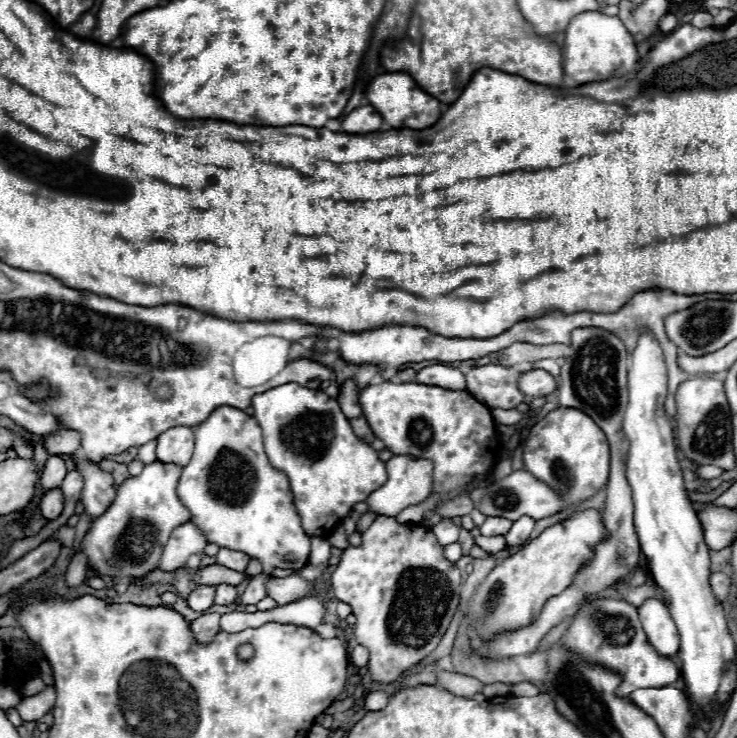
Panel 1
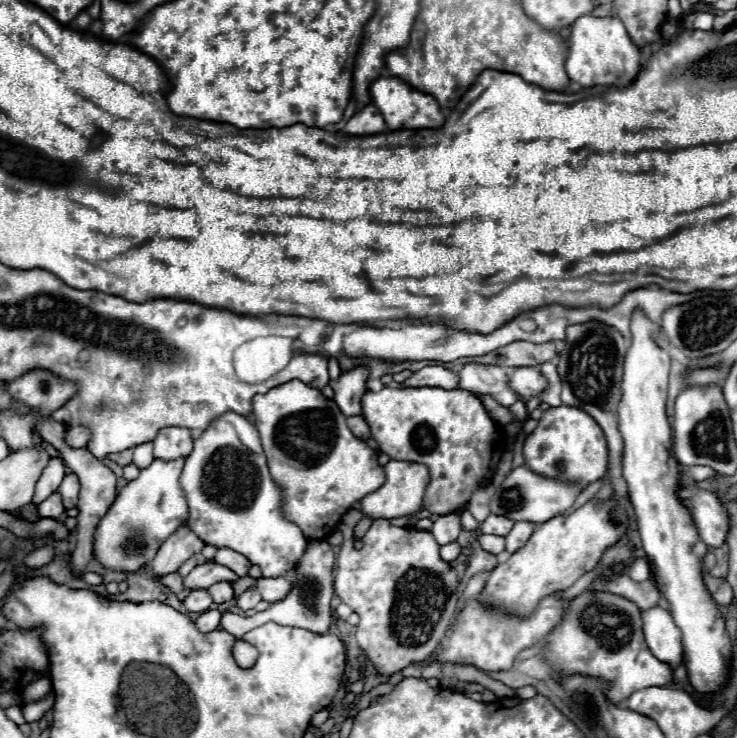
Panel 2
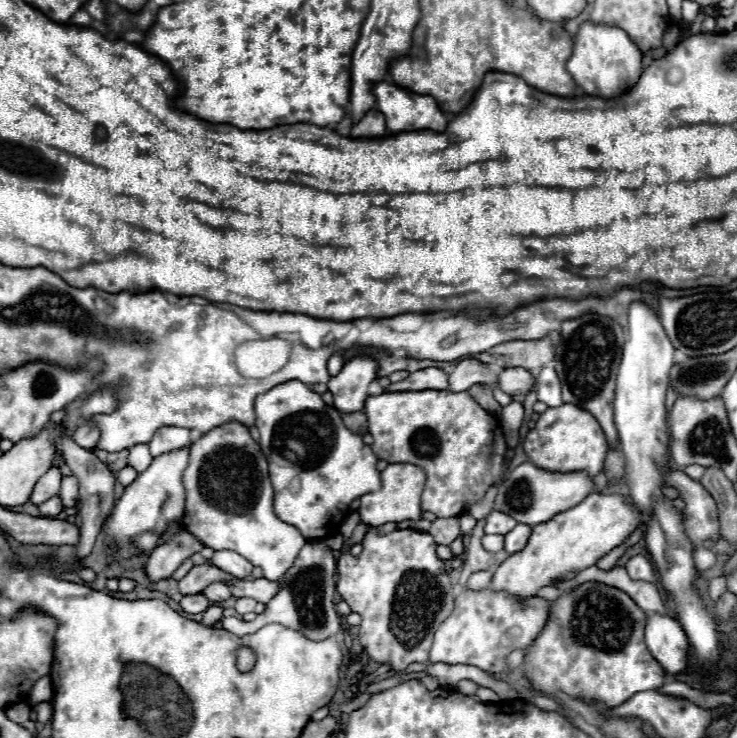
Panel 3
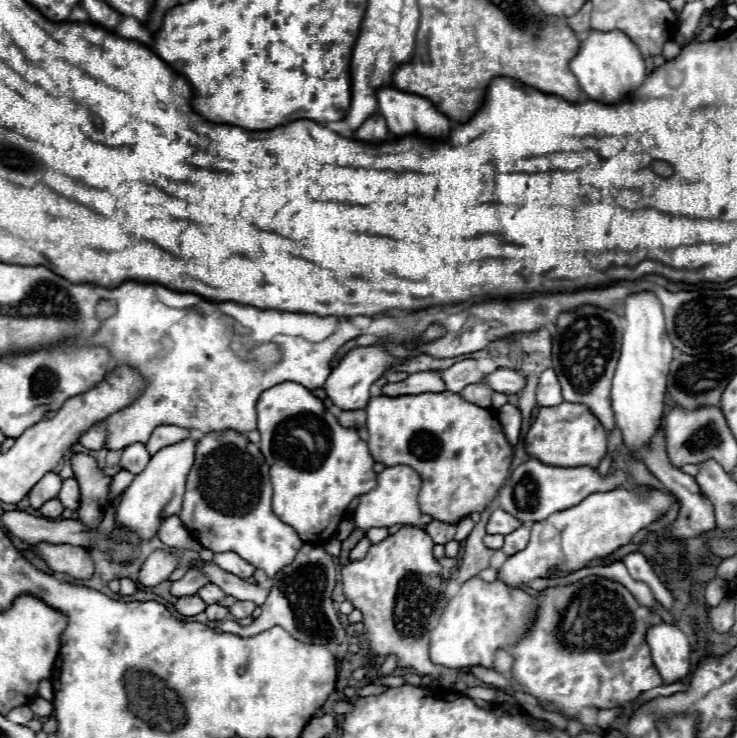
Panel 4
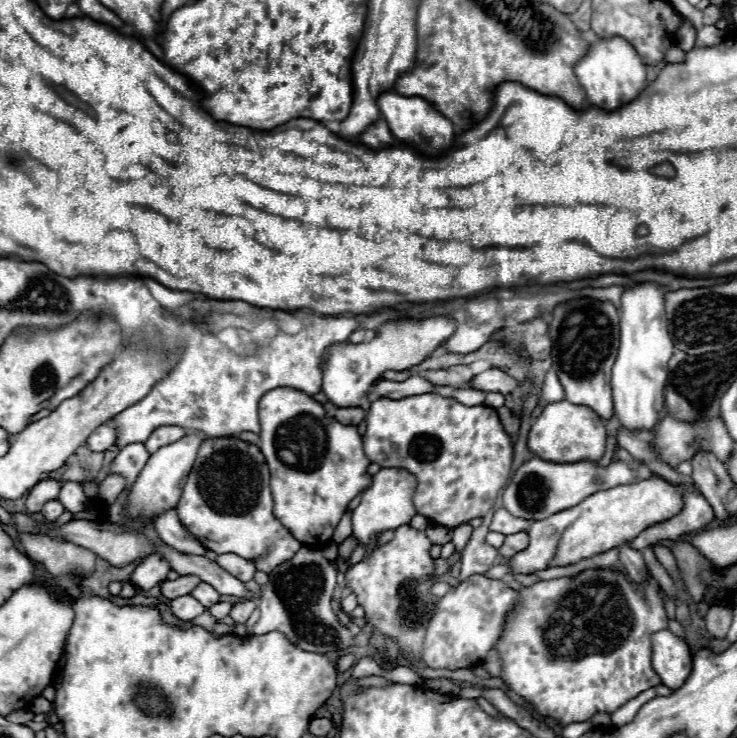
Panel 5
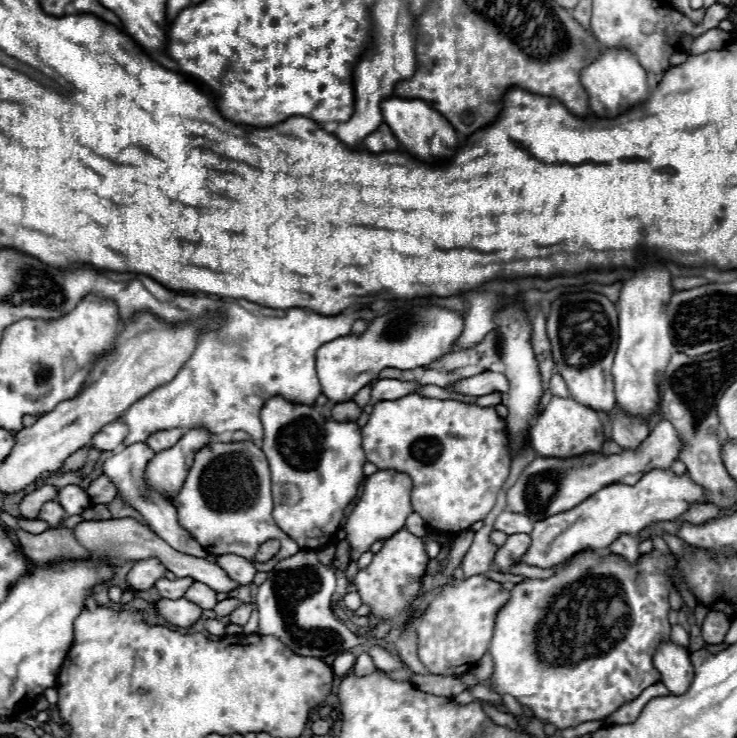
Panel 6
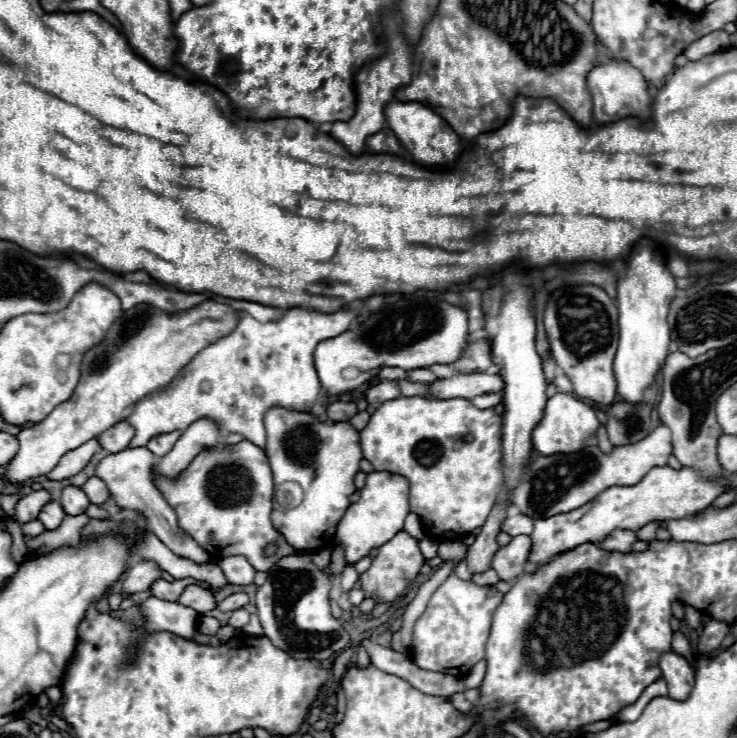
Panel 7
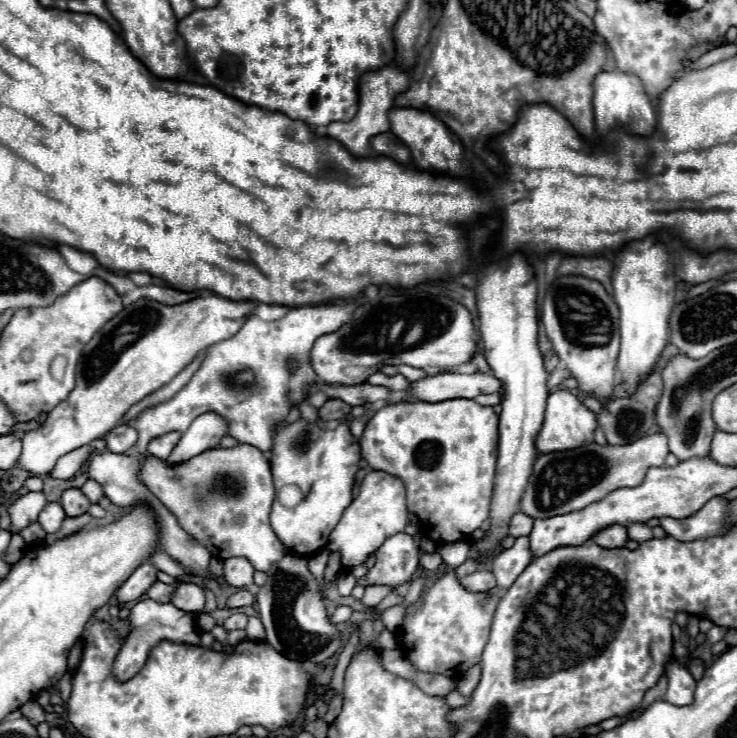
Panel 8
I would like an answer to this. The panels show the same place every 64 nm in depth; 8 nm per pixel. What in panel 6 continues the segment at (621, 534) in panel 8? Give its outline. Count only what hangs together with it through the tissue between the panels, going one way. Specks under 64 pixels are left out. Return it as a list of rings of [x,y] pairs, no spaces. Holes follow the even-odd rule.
[[[620,536],[610,548],[610,552],[614,554],[620,554],[624,560],[628,560],[630,564],[638,564],[638,558],[640,558],[640,550],[638,550],[638,540],[634,536]]]

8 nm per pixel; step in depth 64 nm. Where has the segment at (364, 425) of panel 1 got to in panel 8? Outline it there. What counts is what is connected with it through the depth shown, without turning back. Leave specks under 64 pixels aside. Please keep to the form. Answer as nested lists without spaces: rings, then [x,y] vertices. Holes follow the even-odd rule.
[[[328,400],[322,408],[320,408],[320,418],[322,420],[342,420],[344,416],[350,416],[350,404],[342,402],[342,400]]]

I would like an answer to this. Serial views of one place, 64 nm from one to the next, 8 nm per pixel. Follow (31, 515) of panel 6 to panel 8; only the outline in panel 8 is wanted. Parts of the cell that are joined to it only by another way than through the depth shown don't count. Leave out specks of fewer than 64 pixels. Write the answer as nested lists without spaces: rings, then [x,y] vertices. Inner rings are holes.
[[[28,492],[20,500],[16,500],[8,508],[8,514],[10,514],[10,520],[12,520],[10,532],[20,532],[28,524],[36,522],[38,520],[38,514],[42,512],[42,508],[46,504],[48,504],[48,500],[46,500],[46,496],[42,492]]]

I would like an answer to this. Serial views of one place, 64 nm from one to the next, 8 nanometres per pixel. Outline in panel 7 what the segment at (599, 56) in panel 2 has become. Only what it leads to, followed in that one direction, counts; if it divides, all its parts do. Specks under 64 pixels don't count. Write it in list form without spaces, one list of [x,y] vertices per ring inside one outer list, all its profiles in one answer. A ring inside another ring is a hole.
[[[610,58],[606,64],[594,66],[594,70],[586,74],[586,86],[592,94],[592,114],[598,124],[618,122],[626,116],[638,116],[642,120],[650,118],[652,98],[648,92],[648,82],[642,78],[642,72],[638,68],[630,66],[630,62]]]

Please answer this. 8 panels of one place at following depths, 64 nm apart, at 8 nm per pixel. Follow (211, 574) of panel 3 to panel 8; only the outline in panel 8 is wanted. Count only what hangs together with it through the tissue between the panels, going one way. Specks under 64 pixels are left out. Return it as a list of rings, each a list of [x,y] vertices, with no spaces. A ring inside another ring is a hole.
[[[154,582],[148,590],[146,590],[146,598],[152,598],[156,602],[170,602],[172,594],[174,594],[176,584],[164,584],[164,582]]]

